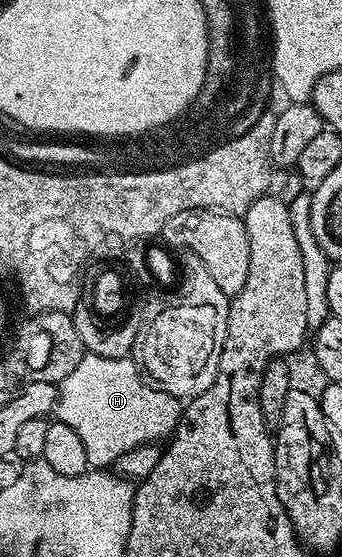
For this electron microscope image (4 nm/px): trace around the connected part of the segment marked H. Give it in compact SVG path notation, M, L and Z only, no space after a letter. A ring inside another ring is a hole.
M83 354L80 363L57 388L57 422L76 429L94 469L109 468L121 454L134 451L142 444L157 444L173 435L184 410L179 396L160 391L153 383L146 382L130 357L113 359Z

